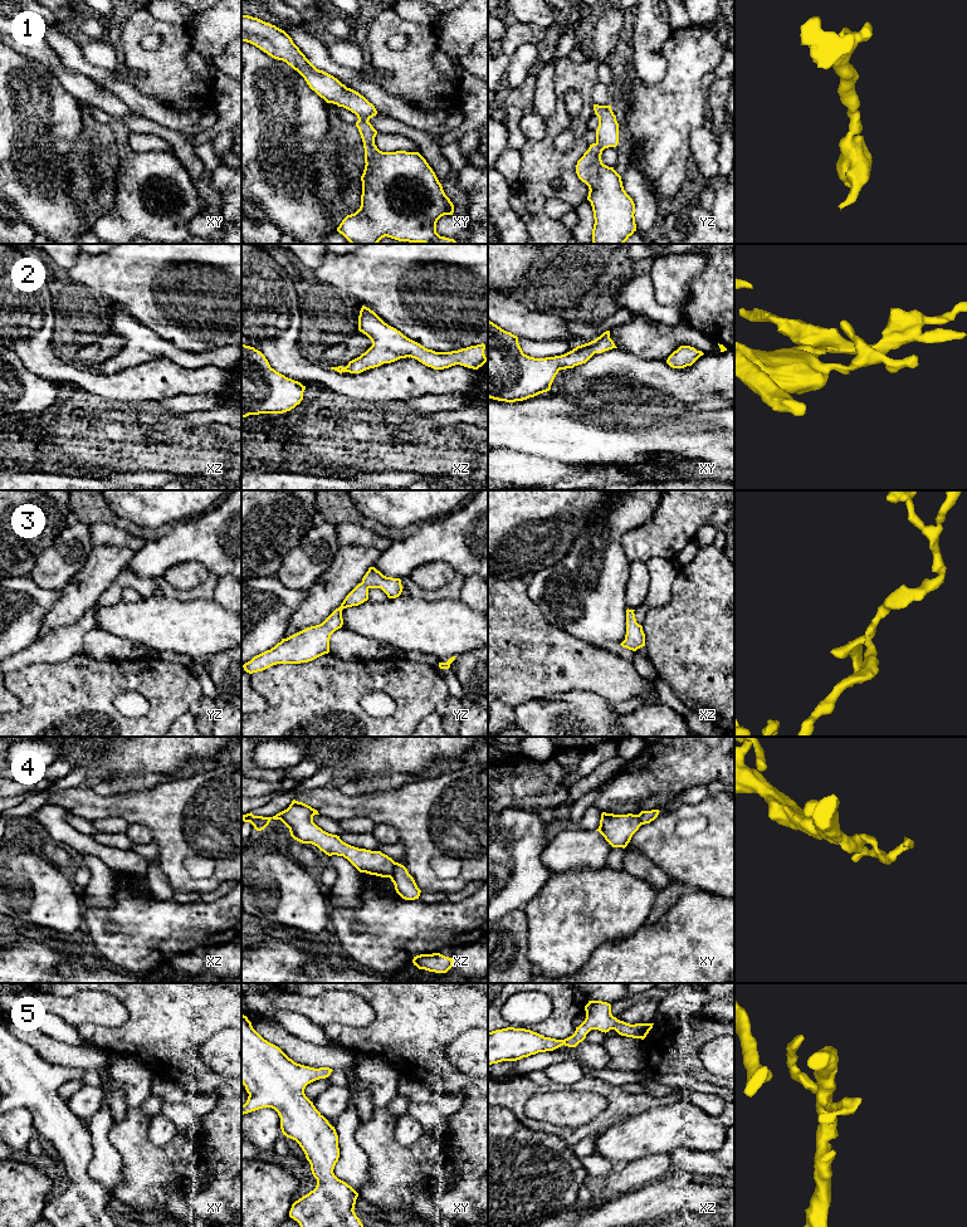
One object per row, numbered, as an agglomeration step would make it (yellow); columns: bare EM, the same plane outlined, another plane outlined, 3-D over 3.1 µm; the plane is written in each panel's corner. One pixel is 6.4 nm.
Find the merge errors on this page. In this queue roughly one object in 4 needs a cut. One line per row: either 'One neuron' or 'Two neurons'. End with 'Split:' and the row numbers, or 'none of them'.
1: One neuron
2: One neuron
3: One neuron
4: Two neurons
5: One neuron
Split: 4

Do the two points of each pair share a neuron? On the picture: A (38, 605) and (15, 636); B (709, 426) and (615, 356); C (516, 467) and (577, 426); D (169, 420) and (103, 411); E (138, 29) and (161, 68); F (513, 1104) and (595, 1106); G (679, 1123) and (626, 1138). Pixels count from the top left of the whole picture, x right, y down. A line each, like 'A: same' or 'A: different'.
A: same
B: different
C: different
D: same
E: same
F: different
G: same

